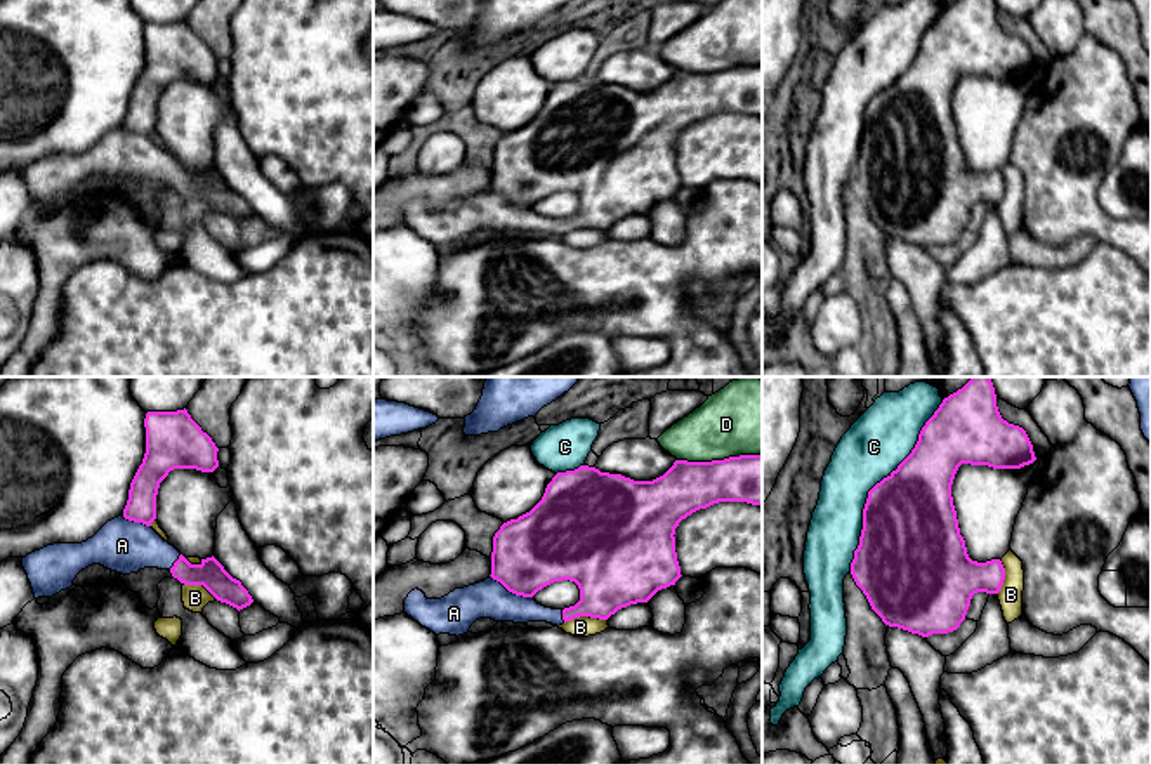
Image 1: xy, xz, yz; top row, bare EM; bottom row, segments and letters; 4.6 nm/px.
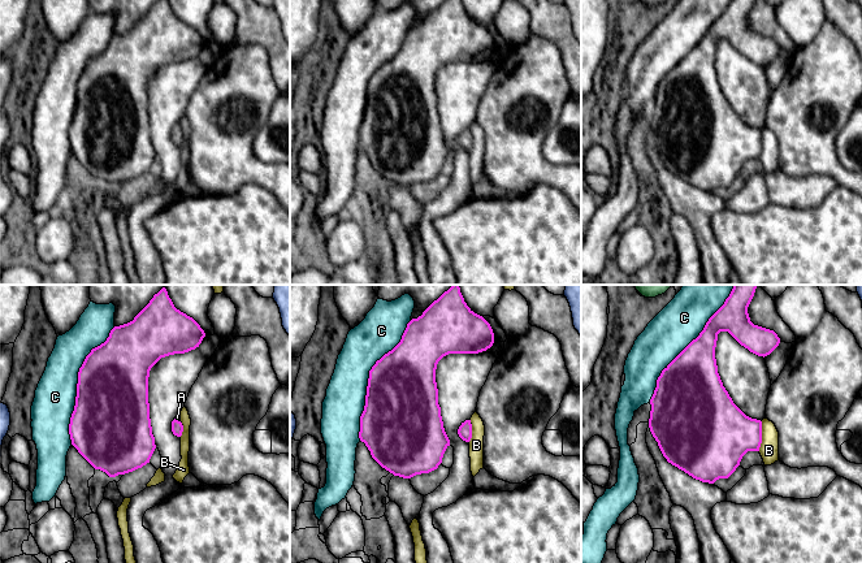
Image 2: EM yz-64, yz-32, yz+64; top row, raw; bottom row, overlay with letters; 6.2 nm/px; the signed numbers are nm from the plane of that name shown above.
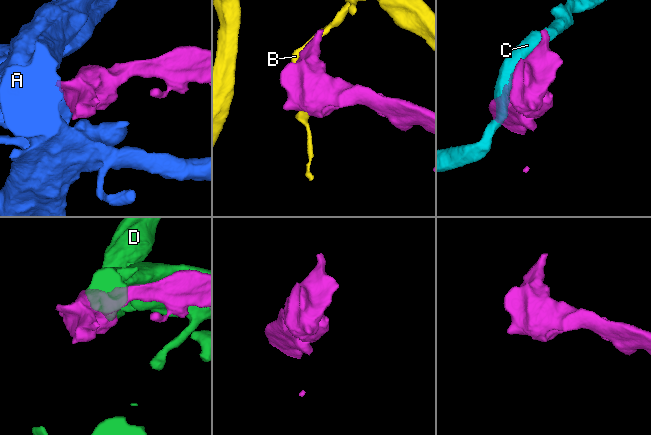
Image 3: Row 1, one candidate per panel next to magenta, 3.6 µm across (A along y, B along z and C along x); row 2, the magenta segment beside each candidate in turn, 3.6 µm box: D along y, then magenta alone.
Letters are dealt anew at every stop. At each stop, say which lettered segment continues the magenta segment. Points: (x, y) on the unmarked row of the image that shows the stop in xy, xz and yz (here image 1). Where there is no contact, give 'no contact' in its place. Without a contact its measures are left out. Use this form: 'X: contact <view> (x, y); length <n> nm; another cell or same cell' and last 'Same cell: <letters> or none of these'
A: contact xz (511, 202); length 220 nm; same cell
B: contact xz (585, 226); length 200 nm; another cell
C: contact yz (875, 96); length 900 nm; another cell
D: contact xz (719, 72); length 400 nm; another cell
Same cell: A

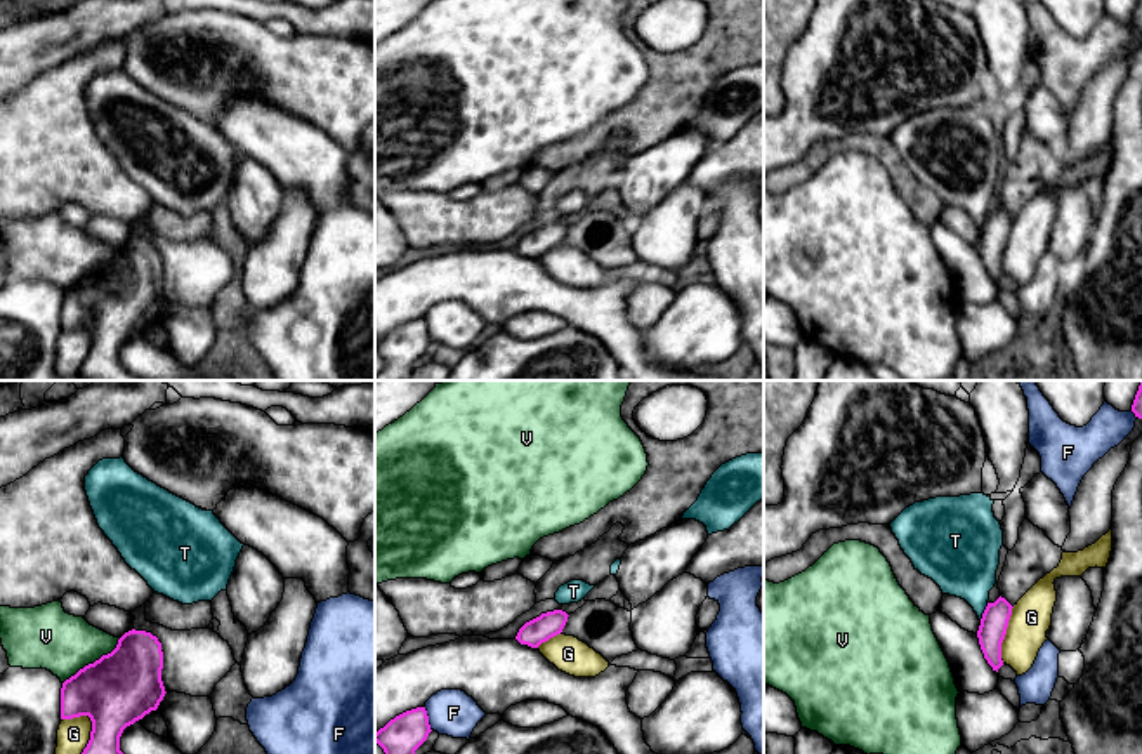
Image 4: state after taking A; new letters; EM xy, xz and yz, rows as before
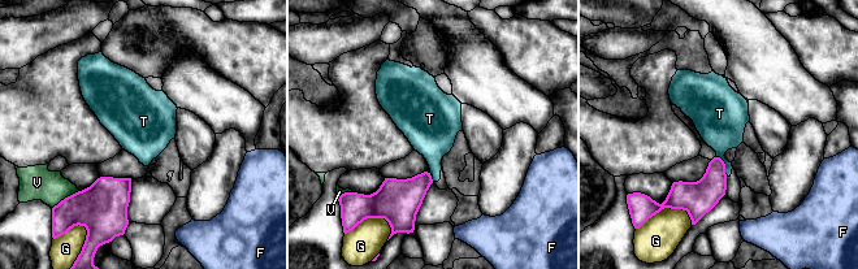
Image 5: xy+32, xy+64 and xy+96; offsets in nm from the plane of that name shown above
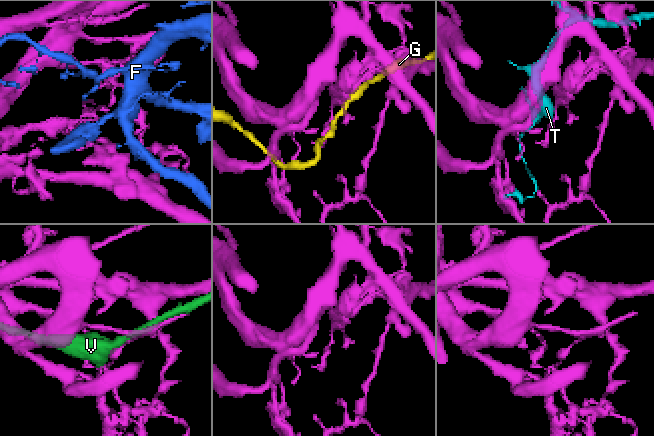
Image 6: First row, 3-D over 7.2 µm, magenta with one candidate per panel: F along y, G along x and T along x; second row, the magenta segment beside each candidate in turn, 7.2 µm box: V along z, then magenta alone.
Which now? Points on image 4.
F: contact xz (427, 329); length 120 nm; another cell
G: contact xy (91, 350); length 220 nm; another cell
T: contact yz (984, 223); length 90 nm; another cell
V: contact xy (94, 273); length 340 nm; another cell
Same cell: none of these

